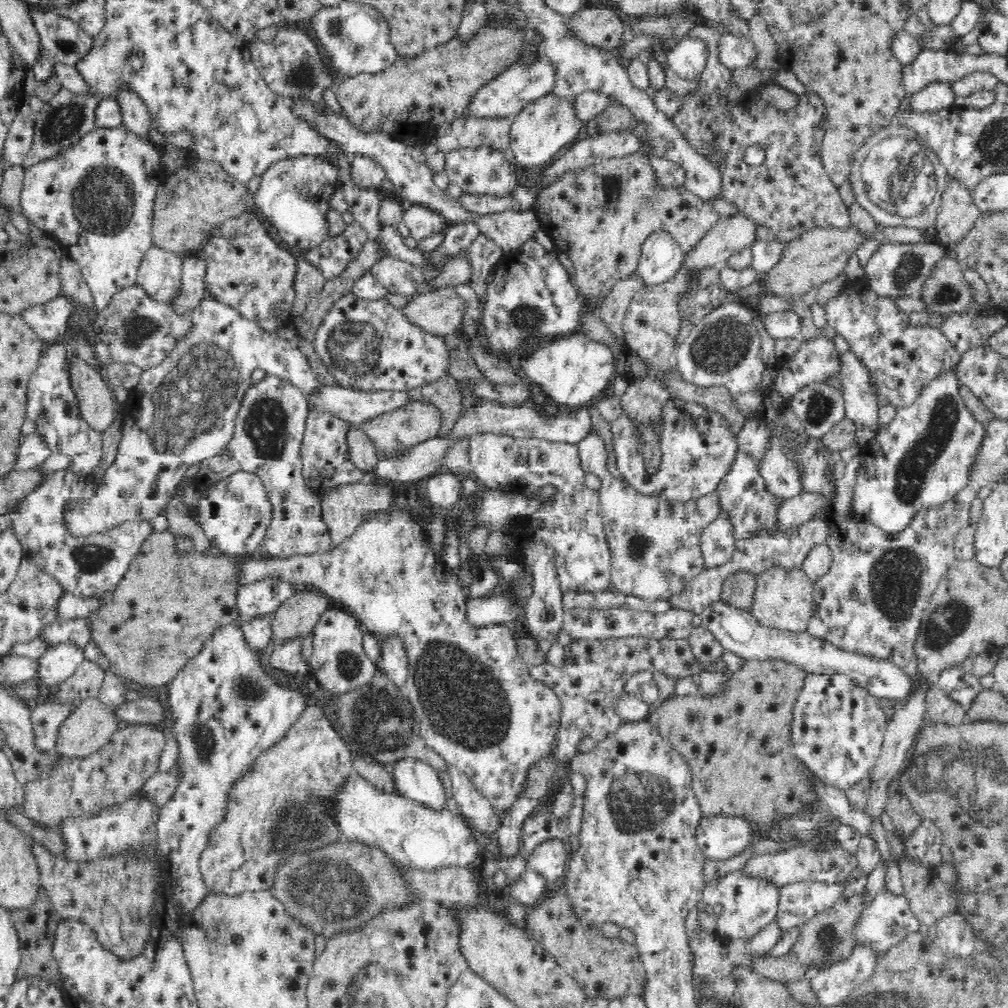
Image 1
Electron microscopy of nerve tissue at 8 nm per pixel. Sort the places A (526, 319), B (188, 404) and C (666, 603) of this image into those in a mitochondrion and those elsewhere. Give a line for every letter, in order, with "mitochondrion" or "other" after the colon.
A: mitochondrion
B: mitochondrion
C: other

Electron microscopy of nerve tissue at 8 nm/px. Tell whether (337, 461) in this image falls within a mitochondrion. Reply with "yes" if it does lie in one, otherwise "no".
no

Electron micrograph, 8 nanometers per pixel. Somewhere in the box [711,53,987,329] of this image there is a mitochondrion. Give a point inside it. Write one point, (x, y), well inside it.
(903, 187)

